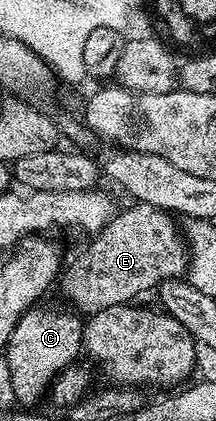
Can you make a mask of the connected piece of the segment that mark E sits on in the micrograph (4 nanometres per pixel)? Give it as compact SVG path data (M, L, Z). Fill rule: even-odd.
M135 202L129 206L131 207L120 209L113 215L109 223L94 235L94 241L85 252L68 271L64 271L63 292L70 298L73 304L71 306L82 315L88 316L109 306L130 303L137 298L139 292L156 289L163 280L180 279L187 271L189 253L178 223L173 222L174 217L163 209L148 204Z

